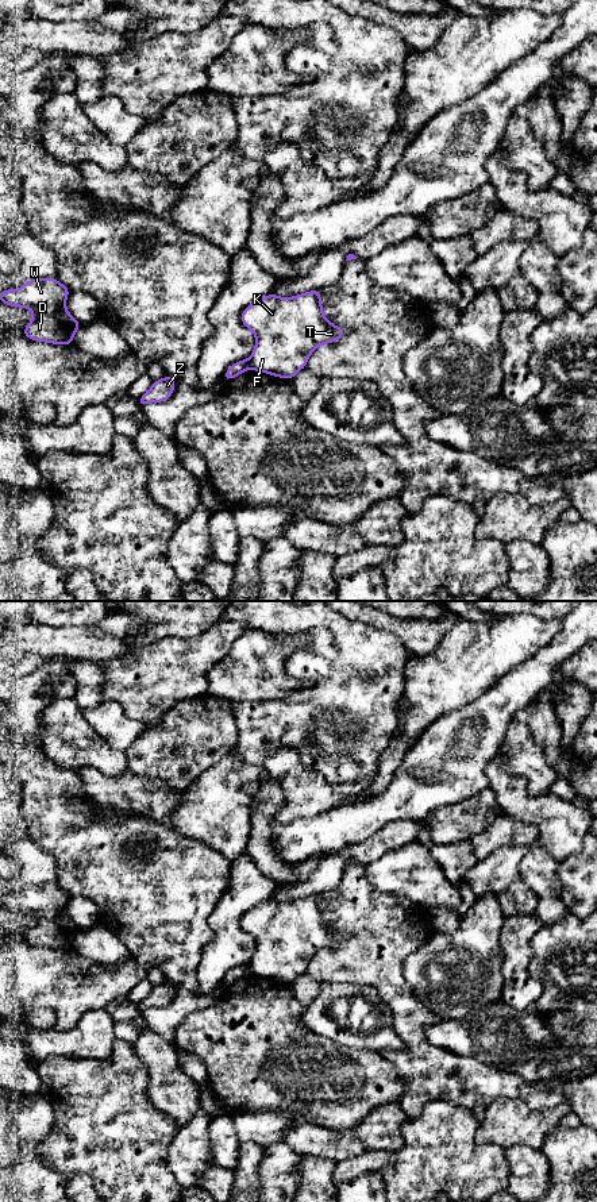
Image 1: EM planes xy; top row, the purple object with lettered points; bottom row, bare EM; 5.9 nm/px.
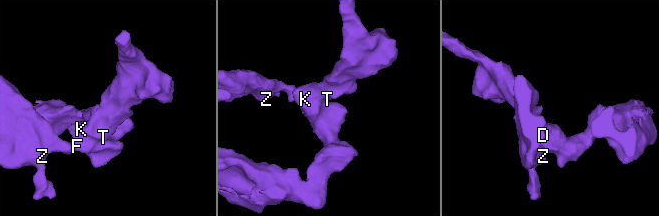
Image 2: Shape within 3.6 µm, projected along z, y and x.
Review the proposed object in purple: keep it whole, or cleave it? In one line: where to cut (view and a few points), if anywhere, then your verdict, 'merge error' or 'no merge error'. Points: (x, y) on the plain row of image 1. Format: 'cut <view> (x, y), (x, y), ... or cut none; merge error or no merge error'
cut xy (246, 964), (250, 973); merge error

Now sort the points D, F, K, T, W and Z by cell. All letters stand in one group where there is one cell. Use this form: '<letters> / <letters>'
D W Z / F K T

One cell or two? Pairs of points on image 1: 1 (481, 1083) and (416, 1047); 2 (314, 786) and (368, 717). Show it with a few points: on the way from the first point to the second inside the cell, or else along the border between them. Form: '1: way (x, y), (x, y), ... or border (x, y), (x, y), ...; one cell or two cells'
1: way (465, 1082), (449, 1079), (432, 1063); one cell
2: border (297, 755), (305, 766), (330, 781), (353, 782); two cells

